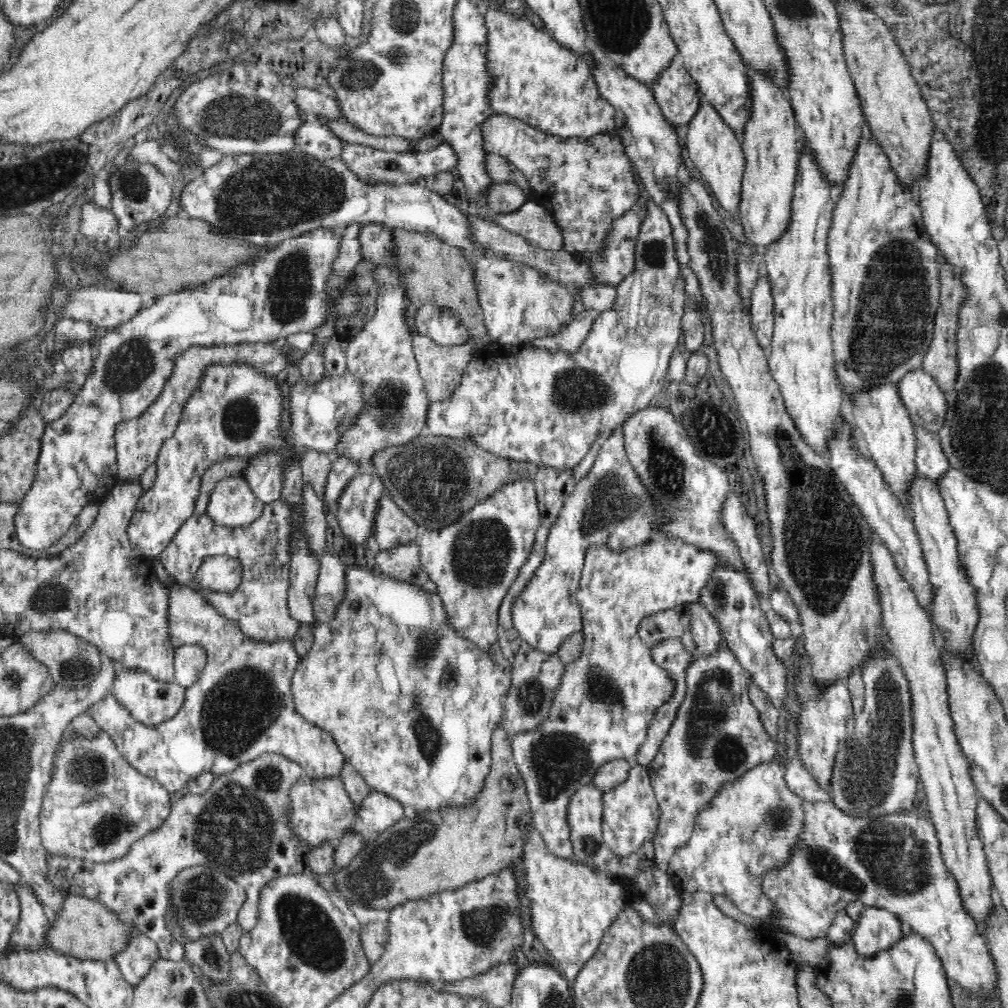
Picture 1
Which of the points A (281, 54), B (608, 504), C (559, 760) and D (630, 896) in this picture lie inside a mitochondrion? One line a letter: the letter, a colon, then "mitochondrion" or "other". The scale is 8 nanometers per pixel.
A: other
B: mitochondrion
C: mitochondrion
D: other

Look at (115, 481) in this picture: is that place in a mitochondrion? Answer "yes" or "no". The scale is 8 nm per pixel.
no

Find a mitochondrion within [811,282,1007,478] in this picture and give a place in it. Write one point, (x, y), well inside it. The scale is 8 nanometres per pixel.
(869, 362)

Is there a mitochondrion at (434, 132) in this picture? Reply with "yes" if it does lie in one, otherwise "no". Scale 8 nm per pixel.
no

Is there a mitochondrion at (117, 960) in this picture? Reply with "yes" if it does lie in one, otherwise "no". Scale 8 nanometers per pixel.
no

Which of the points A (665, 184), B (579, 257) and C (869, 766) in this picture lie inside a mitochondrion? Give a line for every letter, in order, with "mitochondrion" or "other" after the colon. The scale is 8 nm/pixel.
A: mitochondrion
B: other
C: mitochondrion

